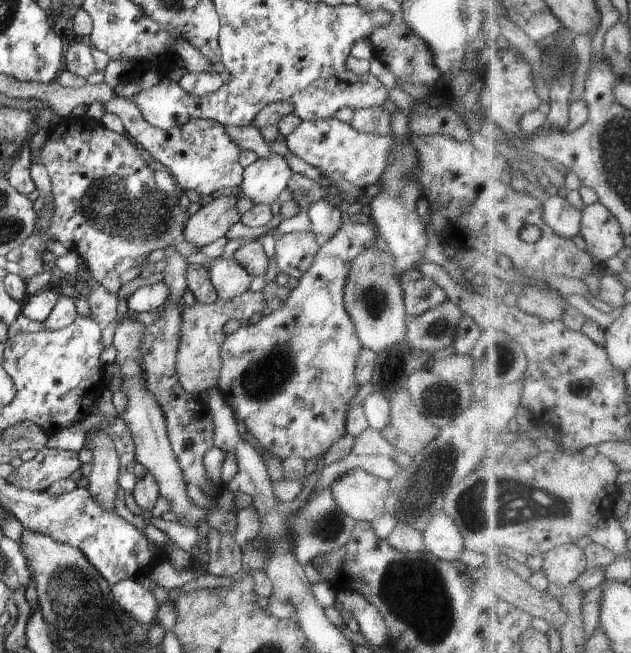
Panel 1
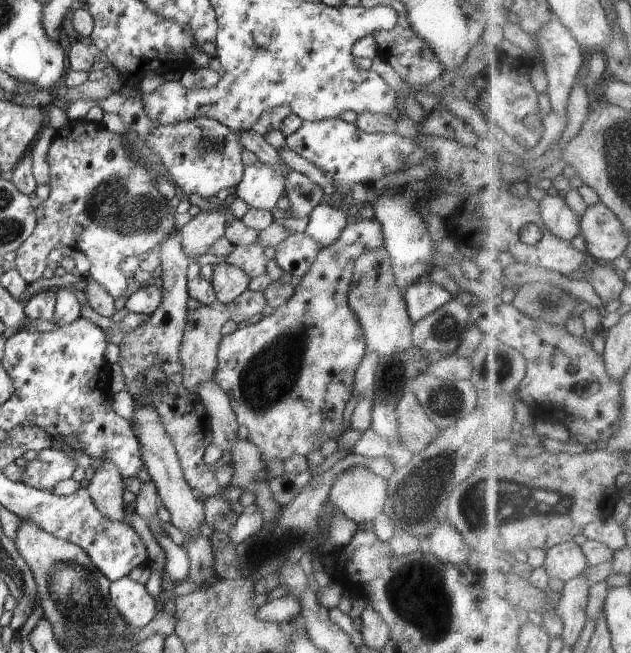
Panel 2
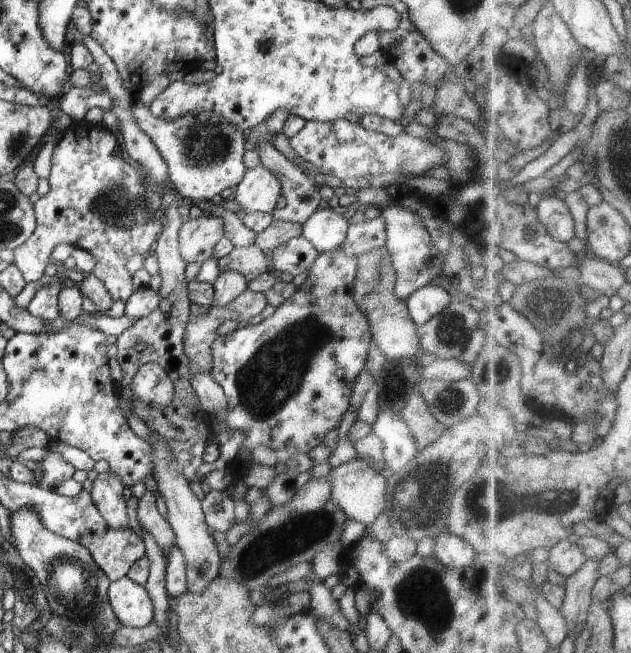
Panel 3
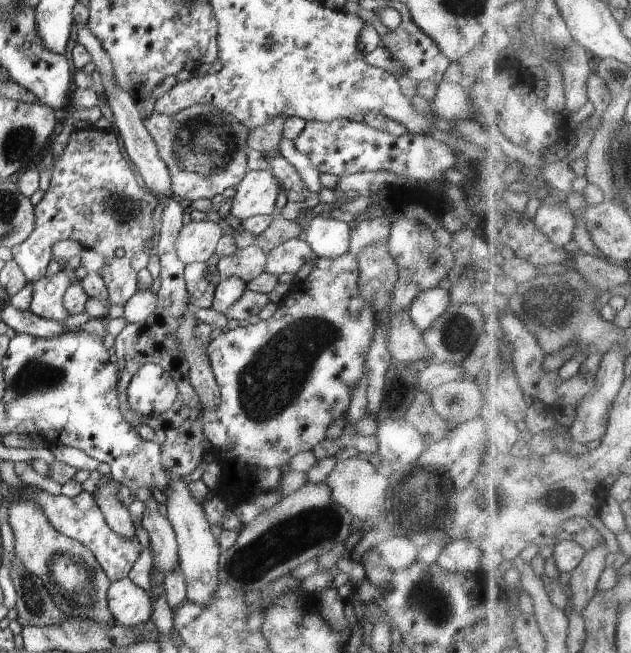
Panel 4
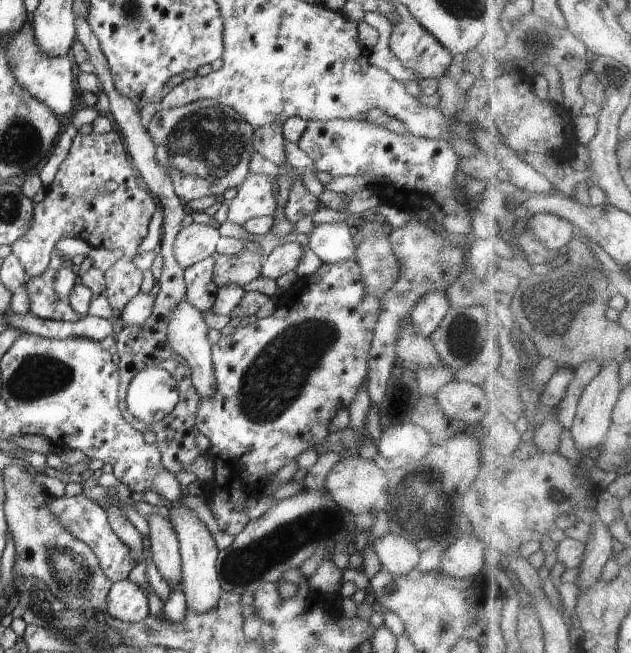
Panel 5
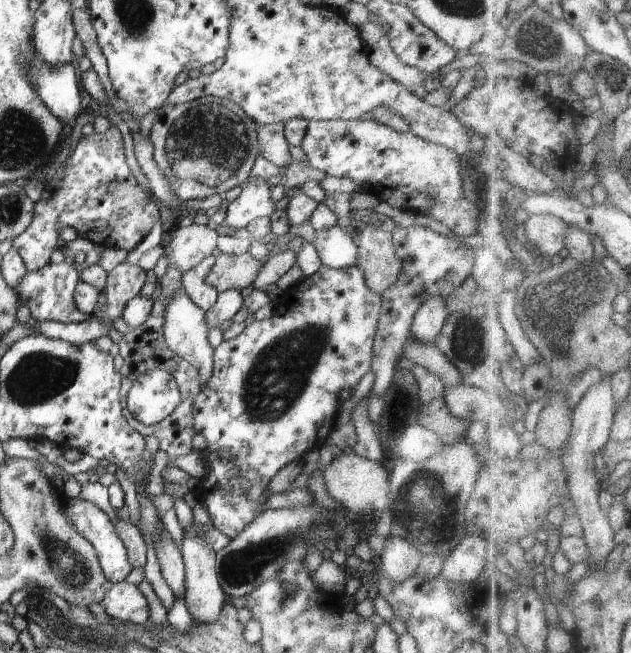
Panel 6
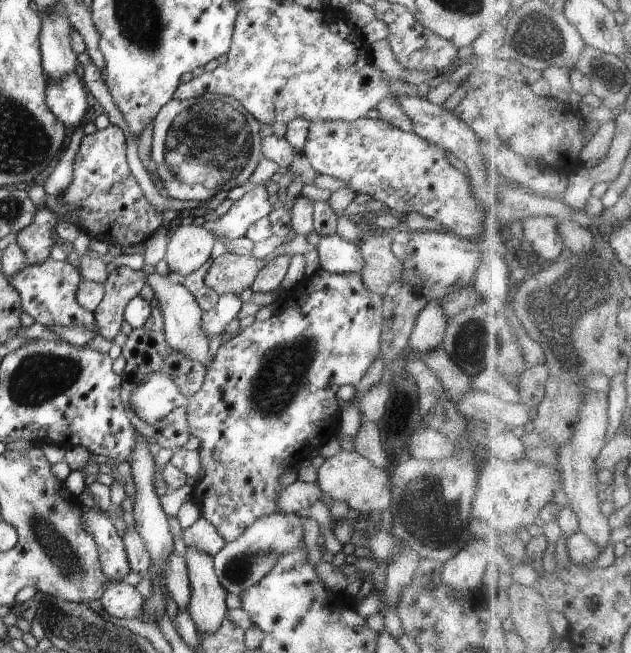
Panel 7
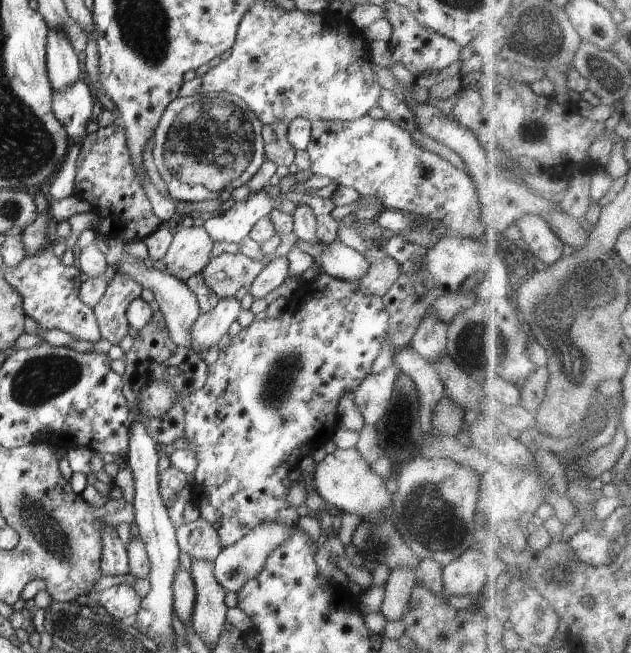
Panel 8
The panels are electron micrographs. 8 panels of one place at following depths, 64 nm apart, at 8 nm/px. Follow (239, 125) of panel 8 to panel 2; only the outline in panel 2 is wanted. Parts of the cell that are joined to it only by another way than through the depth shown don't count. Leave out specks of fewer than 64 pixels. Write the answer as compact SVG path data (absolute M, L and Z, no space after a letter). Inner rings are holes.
M113 92L104 100L52 100L54 106L58 106L66 112L70 121L80 121L85 118L87 112L100 107L102 112L114 113L122 117L127 130L132 130L142 142L148 144L148 148L160 158L164 165L165 173L171 182L178 186L184 194L198 194L202 200L215 200L217 192L227 188L234 190L240 184L245 166L242 164L242 144L238 136L220 121L208 117L188 119L186 122L162 126L146 114L139 97L126 98Z

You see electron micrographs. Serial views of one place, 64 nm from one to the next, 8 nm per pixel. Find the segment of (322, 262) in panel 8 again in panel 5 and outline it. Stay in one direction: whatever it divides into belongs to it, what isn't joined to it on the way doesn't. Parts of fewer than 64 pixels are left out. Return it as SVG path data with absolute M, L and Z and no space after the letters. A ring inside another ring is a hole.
M346 223L314 224L310 237L303 239L323 263L338 264L355 258L353 230Z

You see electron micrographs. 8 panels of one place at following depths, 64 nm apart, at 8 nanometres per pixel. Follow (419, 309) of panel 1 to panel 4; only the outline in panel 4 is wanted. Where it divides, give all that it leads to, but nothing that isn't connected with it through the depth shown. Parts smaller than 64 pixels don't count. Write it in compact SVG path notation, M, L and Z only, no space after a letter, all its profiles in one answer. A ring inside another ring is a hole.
M444 285L428 288L414 298L414 302L408 306L408 313L414 324L424 332L436 322L438 316L446 312L451 303L449 291Z

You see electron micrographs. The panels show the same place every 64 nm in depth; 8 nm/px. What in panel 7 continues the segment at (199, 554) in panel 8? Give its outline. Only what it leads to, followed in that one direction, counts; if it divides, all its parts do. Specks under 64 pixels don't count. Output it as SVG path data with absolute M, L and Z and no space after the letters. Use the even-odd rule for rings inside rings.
M201 517L189 528L182 529L180 538L187 548L194 548L199 552L214 557L227 544L224 538L220 537L217 529Z

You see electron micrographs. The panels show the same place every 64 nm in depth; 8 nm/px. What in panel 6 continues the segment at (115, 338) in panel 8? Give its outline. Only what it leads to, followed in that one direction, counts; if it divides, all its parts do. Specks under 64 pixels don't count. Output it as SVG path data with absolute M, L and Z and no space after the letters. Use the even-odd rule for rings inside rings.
M122 262L112 272L107 274L107 284L103 289L106 302L100 308L97 318L102 323L112 324L116 318L122 317L126 304L136 296L144 286L147 272L139 269L138 265Z

